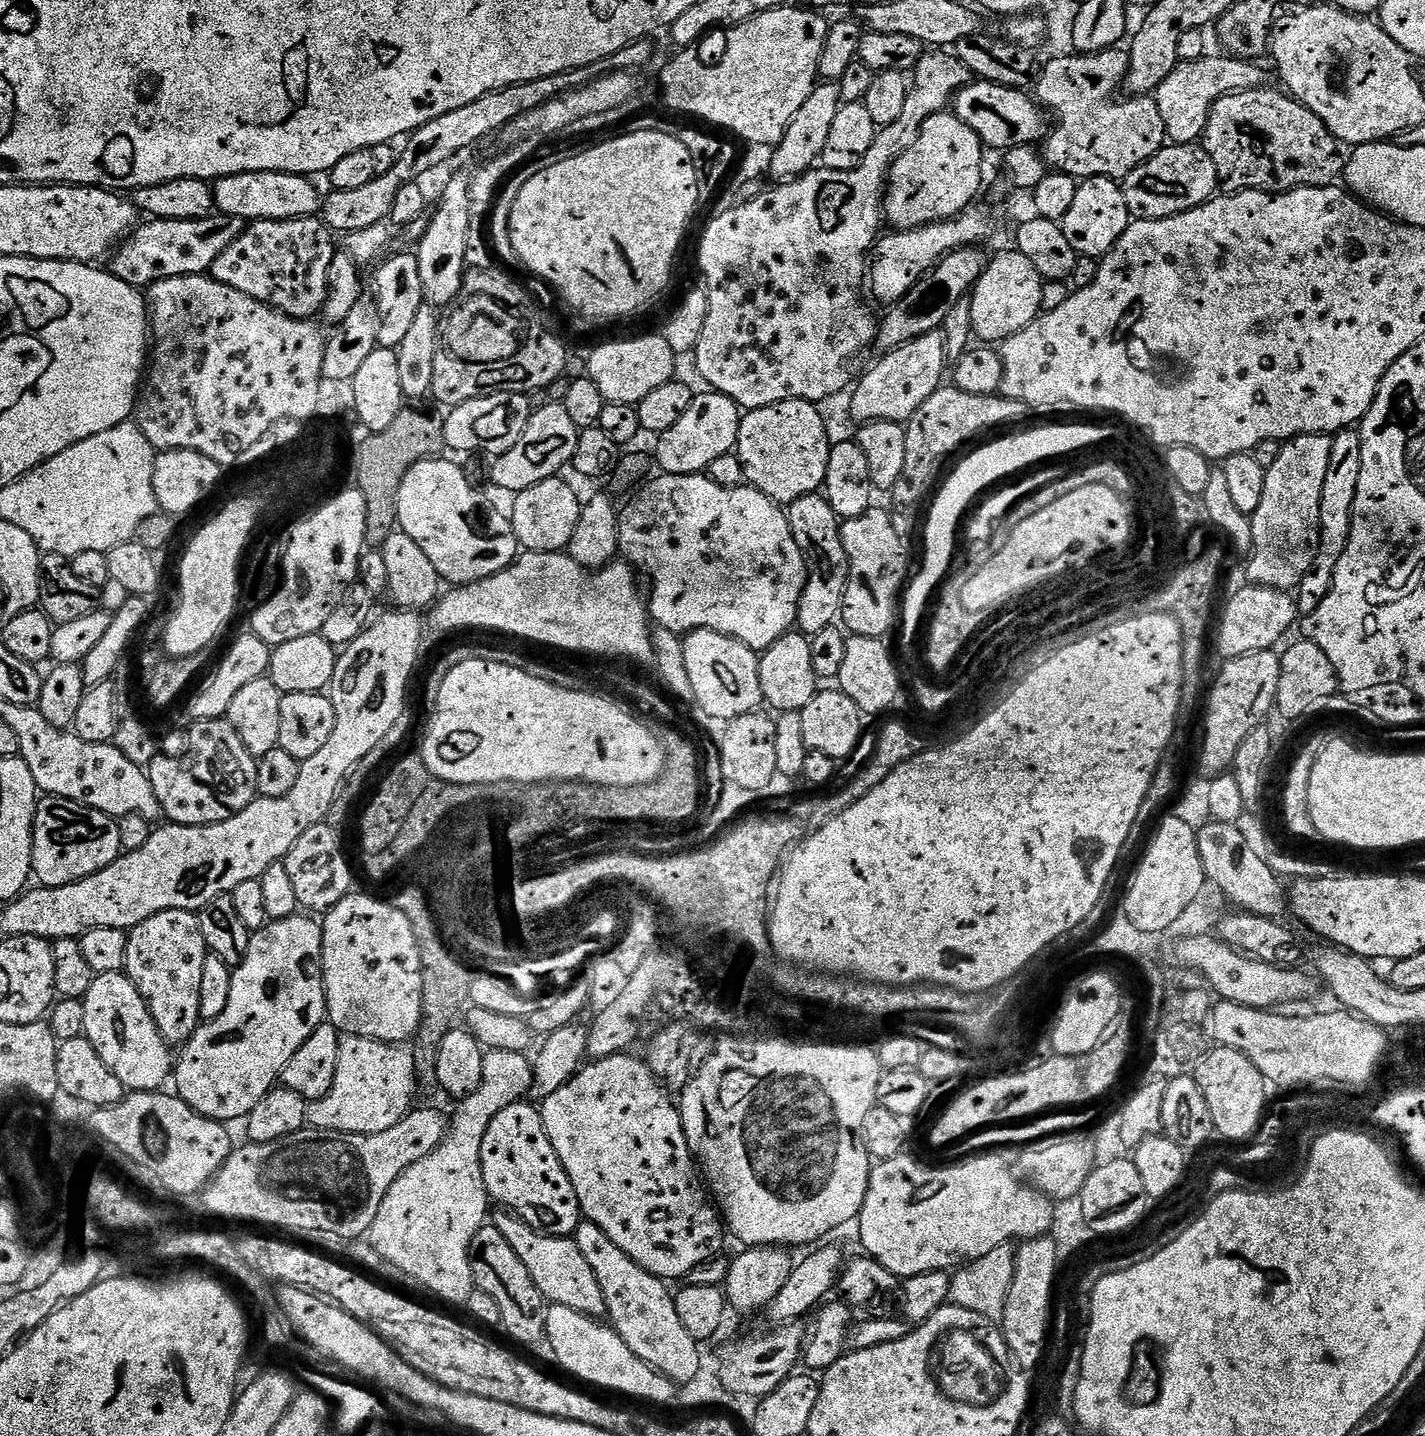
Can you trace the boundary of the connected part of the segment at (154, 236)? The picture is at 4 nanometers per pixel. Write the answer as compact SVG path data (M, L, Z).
M213 214L201 220L157 220L152 218L144 223L129 232L110 256L112 275L118 277L122 282L126 282L130 287L141 290L147 289L149 284L166 278L199 276L207 273L219 256L244 233L246 227L245 221L240 220L237 216L223 214Z

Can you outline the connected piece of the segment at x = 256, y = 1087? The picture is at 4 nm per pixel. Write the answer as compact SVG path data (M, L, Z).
M297 914L290 918L273 920L249 935L246 958L232 973L230 999L226 1002L226 1010L222 1010L222 1014L218 1014L218 1018L201 1023L197 1027L195 1034L179 1049L178 1059L174 1064L174 1084L176 1080L177 1088L175 1091L180 1099L185 1100L198 1114L221 1122L243 1121L258 1106L258 1102L261 1102L266 1098L268 1092L277 1087L278 1081L283 1077L286 1062L290 1062L290 1058L294 1058L294 1054L298 1054L298 1046L302 1046L302 1042L306 1042L306 1038L310 1038L310 1034L314 1034L314 1030L318 1030L318 1026L325 1023L328 999L324 996L324 967L320 964L322 962L323 933L324 930L319 919L308 914Z

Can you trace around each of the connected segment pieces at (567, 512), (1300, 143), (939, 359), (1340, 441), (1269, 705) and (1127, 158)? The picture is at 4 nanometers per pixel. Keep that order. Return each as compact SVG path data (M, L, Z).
M553 478L538 482L524 492L515 493L510 511L512 529L516 535L517 545L529 552L558 552L567 549L570 538L578 526L582 500L564 481L564 478Z
M1271 86L1251 88L1223 96L1210 110L1202 147L1214 162L1216 179L1225 193L1290 192L1293 188L1327 188L1344 175L1346 152L1340 141L1330 134L1328 127L1306 107L1293 100L1287 91L1275 92Z
M940 330L922 334L922 338L914 338L879 358L881 360L861 380L859 377L851 389L852 416L860 424L872 424L875 420L904 424L918 410L918 406L930 398L930 394L942 387L950 364L946 358L944 333Z
M1341 430L1332 436L1330 467L1326 469L1326 482L1322 485L1320 545L1314 554L1314 566L1306 570L1299 588L1294 592L1296 611L1301 617L1318 610L1318 606L1322 606L1322 598L1330 594L1338 558L1342 558L1342 550L1346 550L1346 542L1350 538L1354 498L1358 494L1358 474L1362 474L1362 438L1359 431Z
M1275 651L1242 654L1221 663L1220 673L1208 696L1208 717L1204 720L1204 749L1200 752L1200 768L1205 777L1227 773L1235 762L1242 740L1255 727L1263 725L1273 711L1278 694L1280 659Z
M1117 46L1102 51L1056 56L1035 81L1034 96L1049 113L1059 120L1051 127L1042 146L1045 163L1057 172L1066 173L1077 180L1090 177L1110 177L1117 182L1129 176L1140 164L1144 164L1167 143L1165 122L1151 95L1129 95L1128 100L1096 100L1092 108L1086 108L1090 96L1100 92L1117 91L1129 68L1127 49Z

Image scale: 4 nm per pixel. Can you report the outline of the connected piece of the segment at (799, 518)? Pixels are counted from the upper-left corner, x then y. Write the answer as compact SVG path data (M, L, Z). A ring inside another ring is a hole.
M823 494L798 498L793 504L787 505L786 511L790 530L794 534L794 542L798 542L804 559L808 561L808 581L798 602L796 628L811 638L814 634L818 634L818 630L833 627L841 619L849 567L848 555L840 533L842 521L834 514L830 502Z

